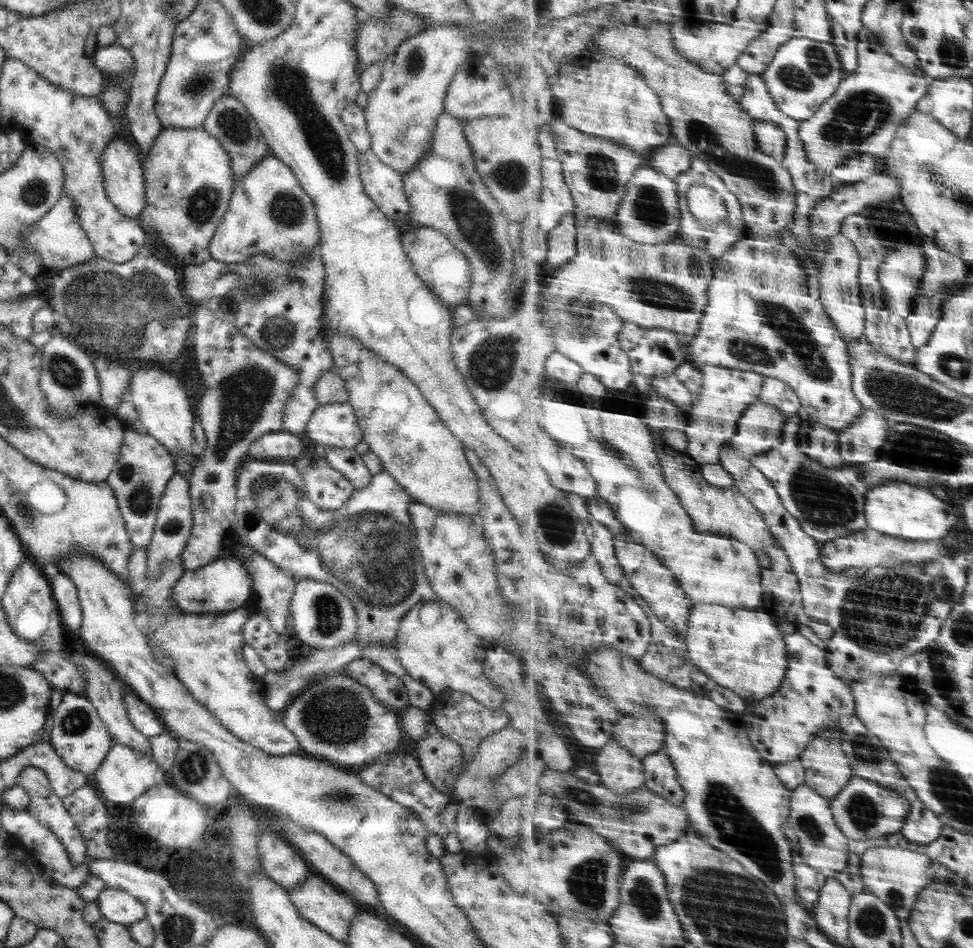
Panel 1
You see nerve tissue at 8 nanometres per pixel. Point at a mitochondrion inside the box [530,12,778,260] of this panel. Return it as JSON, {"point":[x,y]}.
{"point":[602,170]}

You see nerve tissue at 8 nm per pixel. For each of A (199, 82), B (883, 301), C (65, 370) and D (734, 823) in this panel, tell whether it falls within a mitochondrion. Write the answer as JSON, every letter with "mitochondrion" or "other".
{"A":"mitochondrion","B":"other","C":"mitochondrion","D":"mitochondrion"}

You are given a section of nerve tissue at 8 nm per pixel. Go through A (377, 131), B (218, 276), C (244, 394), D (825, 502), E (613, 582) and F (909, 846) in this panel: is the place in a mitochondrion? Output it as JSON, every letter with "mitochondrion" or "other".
{"A":"other","B":"other","C":"mitochondrion","D":"mitochondrion","E":"other","F":"other"}

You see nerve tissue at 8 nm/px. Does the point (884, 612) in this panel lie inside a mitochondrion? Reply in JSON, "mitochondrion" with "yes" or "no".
{"mitochondrion":"yes"}

